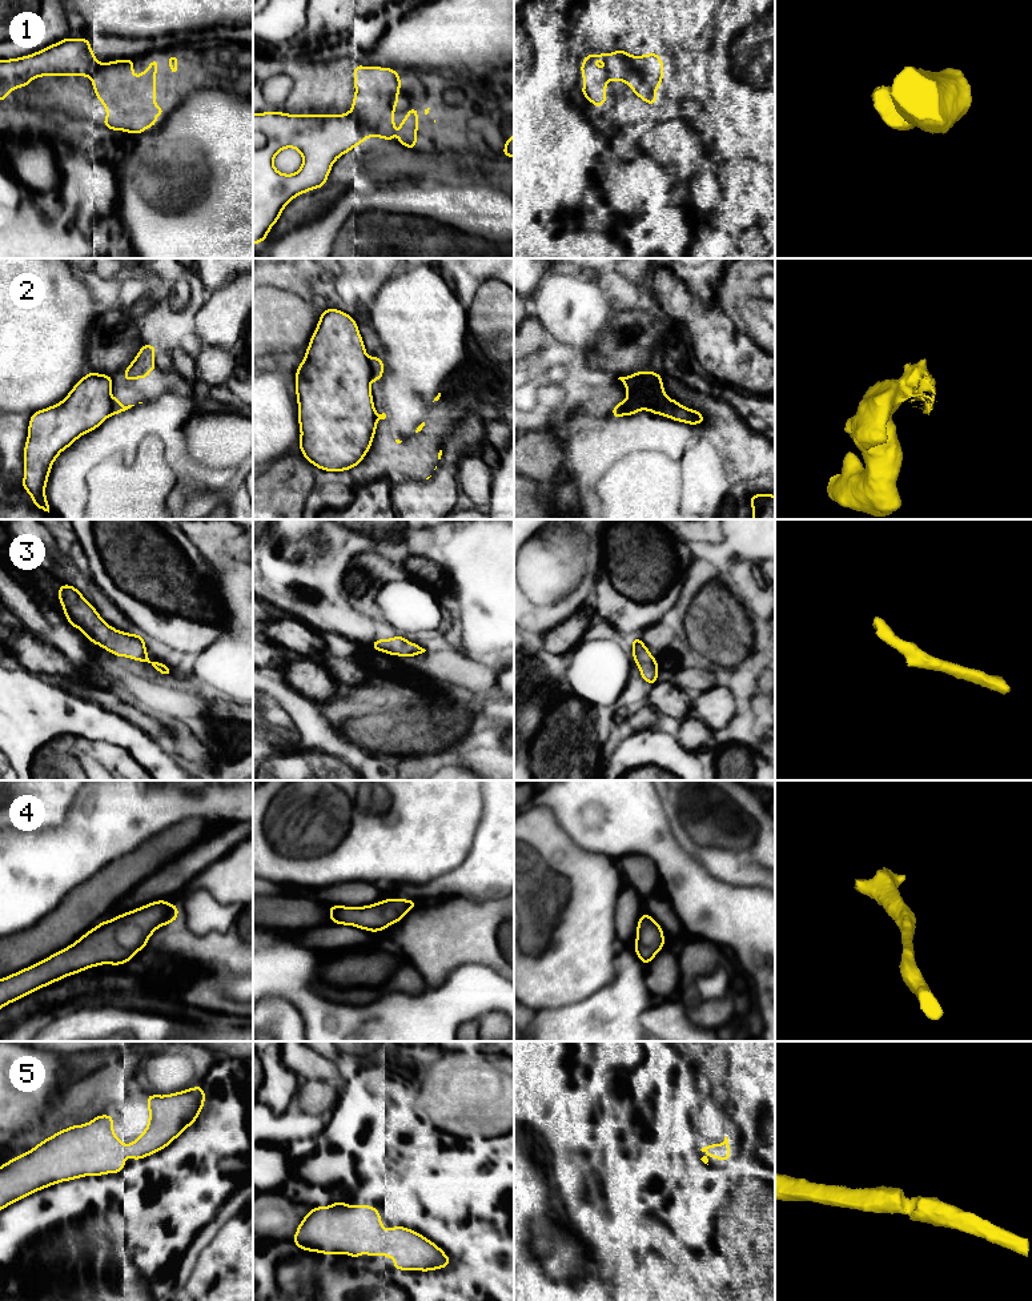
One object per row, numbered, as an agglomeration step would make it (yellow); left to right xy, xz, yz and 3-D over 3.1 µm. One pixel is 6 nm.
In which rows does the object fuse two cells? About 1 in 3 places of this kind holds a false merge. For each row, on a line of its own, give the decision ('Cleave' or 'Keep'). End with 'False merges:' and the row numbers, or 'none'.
1: Cleave
2: Cleave
3: Keep
4: Keep
5: Keep
False merges: 1, 2

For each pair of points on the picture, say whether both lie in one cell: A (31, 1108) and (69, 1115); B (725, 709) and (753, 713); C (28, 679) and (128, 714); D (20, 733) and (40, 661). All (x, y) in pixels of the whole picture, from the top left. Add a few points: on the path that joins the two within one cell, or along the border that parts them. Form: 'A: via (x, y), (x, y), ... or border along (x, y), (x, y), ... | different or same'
A: border along (63, 1091), (45, 1113), (23, 1131) | different
B: border along (723, 681), (734, 698), (737, 715) | different
C: border along (112, 710), (139, 727) | different
D: border along (21, 667), (43, 677) | different

